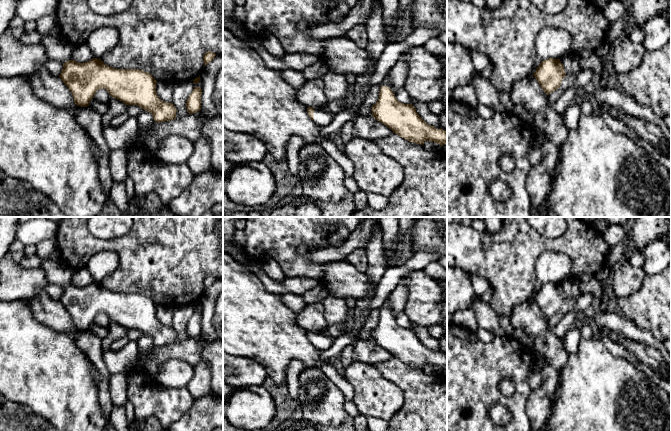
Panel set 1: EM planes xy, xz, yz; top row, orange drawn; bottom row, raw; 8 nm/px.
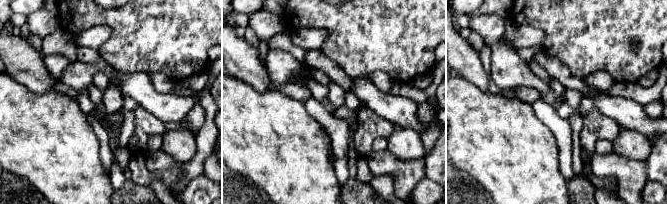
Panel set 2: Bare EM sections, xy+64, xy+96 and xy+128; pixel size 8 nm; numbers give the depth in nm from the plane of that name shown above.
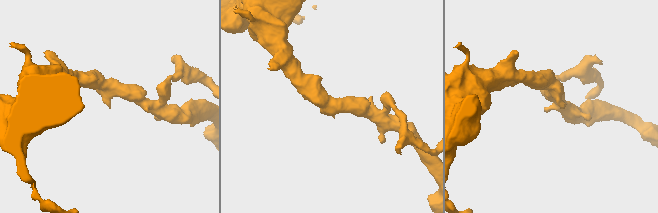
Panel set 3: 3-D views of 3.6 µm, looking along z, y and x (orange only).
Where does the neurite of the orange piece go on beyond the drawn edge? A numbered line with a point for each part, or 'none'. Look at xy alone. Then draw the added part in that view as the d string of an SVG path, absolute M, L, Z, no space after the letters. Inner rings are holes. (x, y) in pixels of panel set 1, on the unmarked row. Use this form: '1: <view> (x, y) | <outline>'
none

